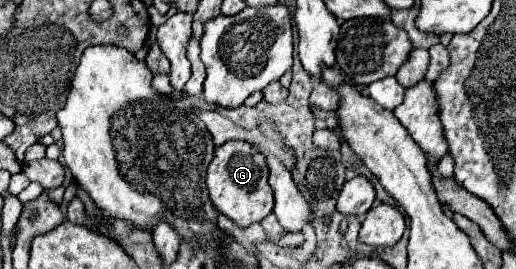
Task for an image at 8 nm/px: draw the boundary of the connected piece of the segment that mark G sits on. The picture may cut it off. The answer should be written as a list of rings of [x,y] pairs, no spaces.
[[[227,141],[215,147],[215,157],[207,169],[207,189],[215,209],[235,221],[239,227],[263,221],[273,211],[273,193],[269,185],[269,167],[263,153],[247,141]]]

